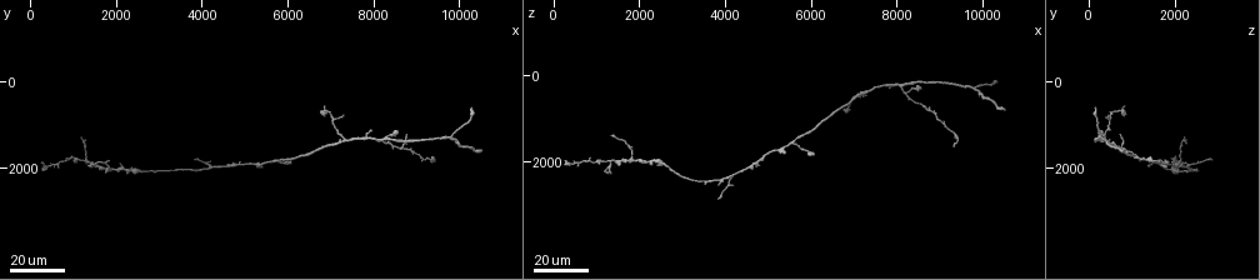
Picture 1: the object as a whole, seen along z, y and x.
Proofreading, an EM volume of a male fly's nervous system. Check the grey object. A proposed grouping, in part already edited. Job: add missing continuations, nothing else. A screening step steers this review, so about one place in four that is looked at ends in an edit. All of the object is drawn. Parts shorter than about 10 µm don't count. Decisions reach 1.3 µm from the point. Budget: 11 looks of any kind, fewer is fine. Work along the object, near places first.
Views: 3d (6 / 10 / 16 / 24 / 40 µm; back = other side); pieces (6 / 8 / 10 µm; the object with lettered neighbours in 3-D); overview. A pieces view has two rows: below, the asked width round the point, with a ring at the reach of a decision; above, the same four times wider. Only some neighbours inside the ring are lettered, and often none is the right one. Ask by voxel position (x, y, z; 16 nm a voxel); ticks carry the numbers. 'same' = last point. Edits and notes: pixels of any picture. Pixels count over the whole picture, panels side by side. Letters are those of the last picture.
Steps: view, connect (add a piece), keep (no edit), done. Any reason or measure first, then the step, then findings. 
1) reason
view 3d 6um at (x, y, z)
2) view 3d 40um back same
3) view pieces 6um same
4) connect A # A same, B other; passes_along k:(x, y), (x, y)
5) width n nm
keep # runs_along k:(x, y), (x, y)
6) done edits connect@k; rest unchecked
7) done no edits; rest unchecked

view 3d 24um at (1350, 1950, 1400)

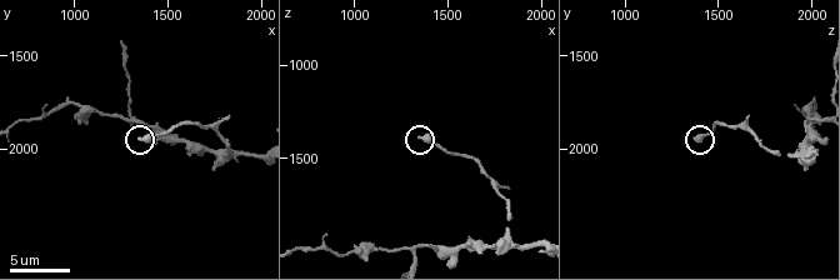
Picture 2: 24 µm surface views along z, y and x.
view 3d 6um at (1360, 1940, 1380)

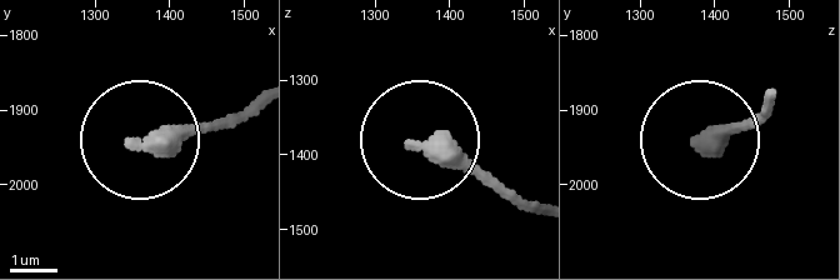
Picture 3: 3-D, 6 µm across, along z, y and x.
view pieces 8um at (1355, 1945, 1390)

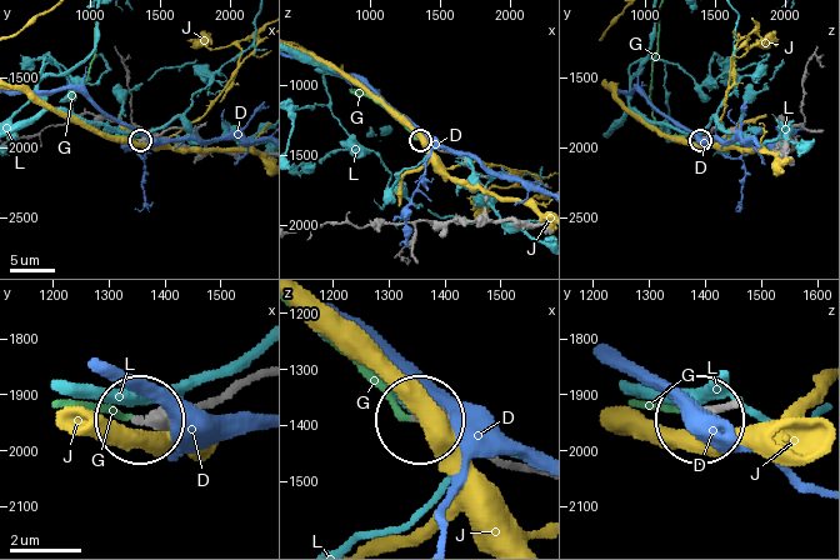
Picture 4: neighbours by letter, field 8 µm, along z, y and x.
connect G # D other, G same, J other, L other; passes_along 4:(230, 386), (144, 414), (63, 404); it goes on there

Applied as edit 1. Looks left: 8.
see it whole again
view overview

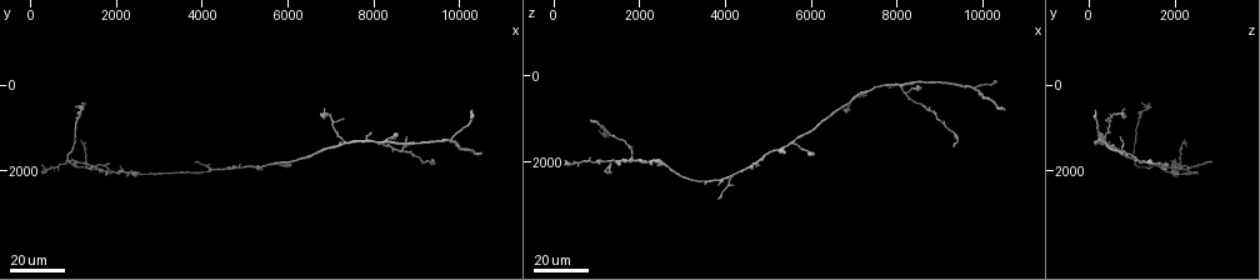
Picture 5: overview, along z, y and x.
view 3d 24um at (1300, 1900, 2300)

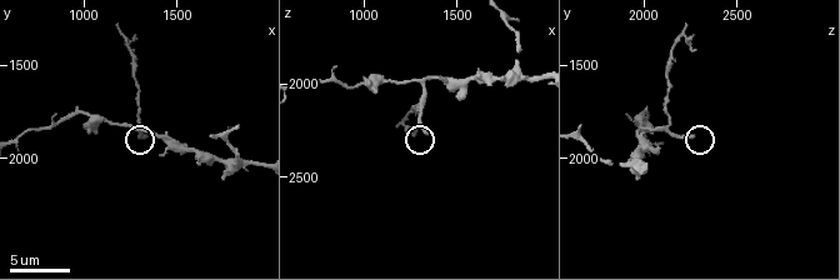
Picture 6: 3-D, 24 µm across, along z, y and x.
view pieces 6um at (1340, 1880, 2260)

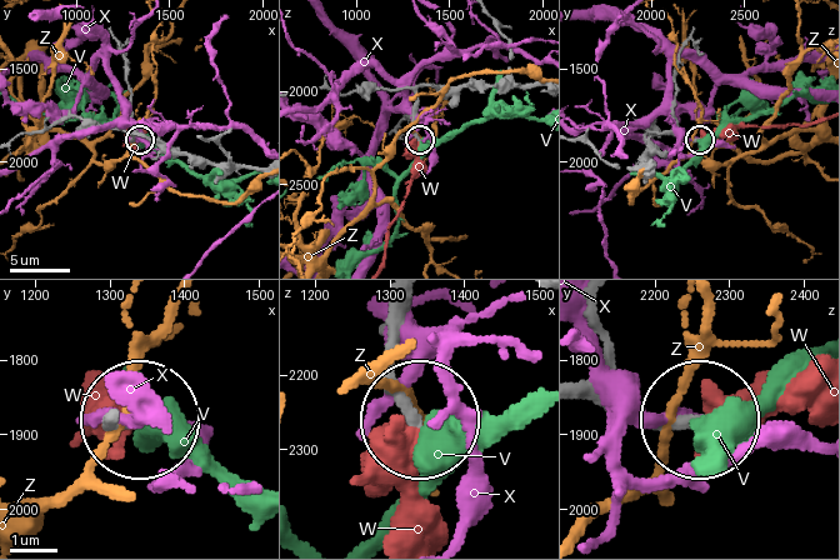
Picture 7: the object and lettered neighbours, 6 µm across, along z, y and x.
connect W # V other, W same, X other, Z other; the neuron continues

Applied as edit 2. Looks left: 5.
branch stops here
view 3d 40um at (3800, 2100, 2500)

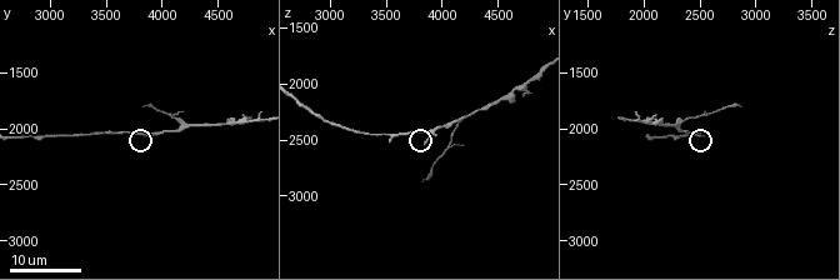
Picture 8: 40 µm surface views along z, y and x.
see the neighbours
view pieces 6um at (3840, 2080, 2540)

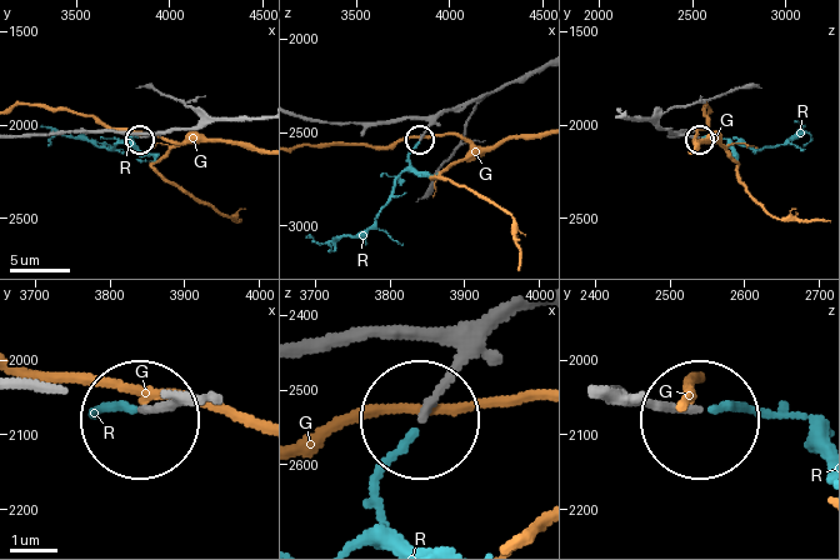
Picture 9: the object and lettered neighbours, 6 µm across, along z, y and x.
connect R # G other, R same; passes_along 9:(628, 394), (819, 426); it goes on there

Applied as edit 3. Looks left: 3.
an open end
view 3d 40um at (10300, 550, 100)

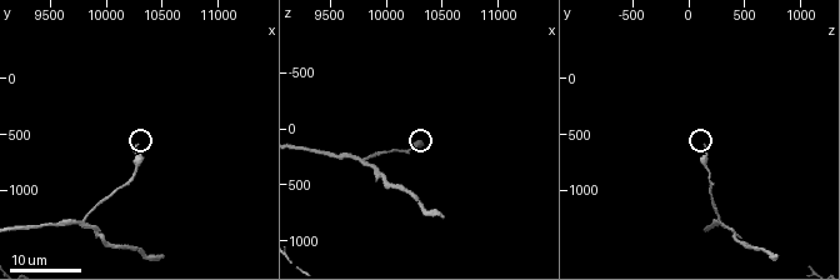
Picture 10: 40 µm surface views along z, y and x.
see the neighbours
view pieces 6um at (10300, 580, 140)

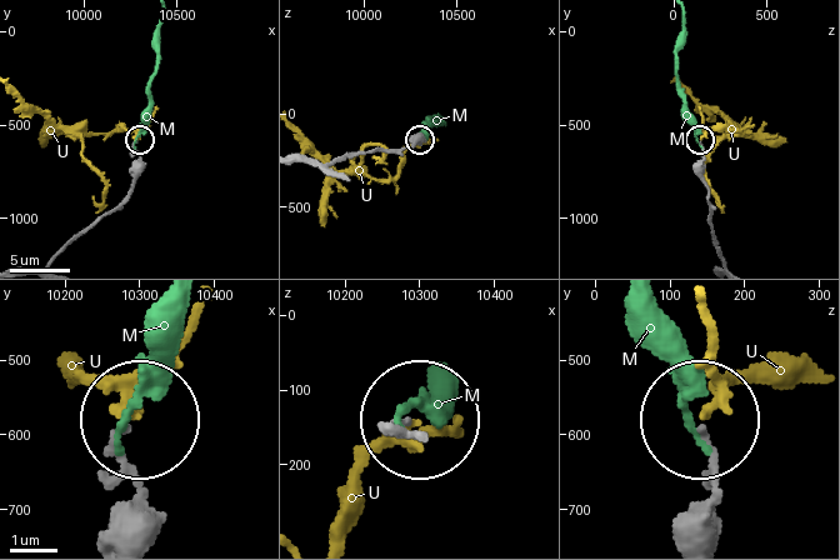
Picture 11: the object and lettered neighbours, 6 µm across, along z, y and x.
width 140 nm
keep # M other, U other; none of them fits

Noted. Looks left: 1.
done edits connect@4, connect@7, connect@9; rest unchecked

